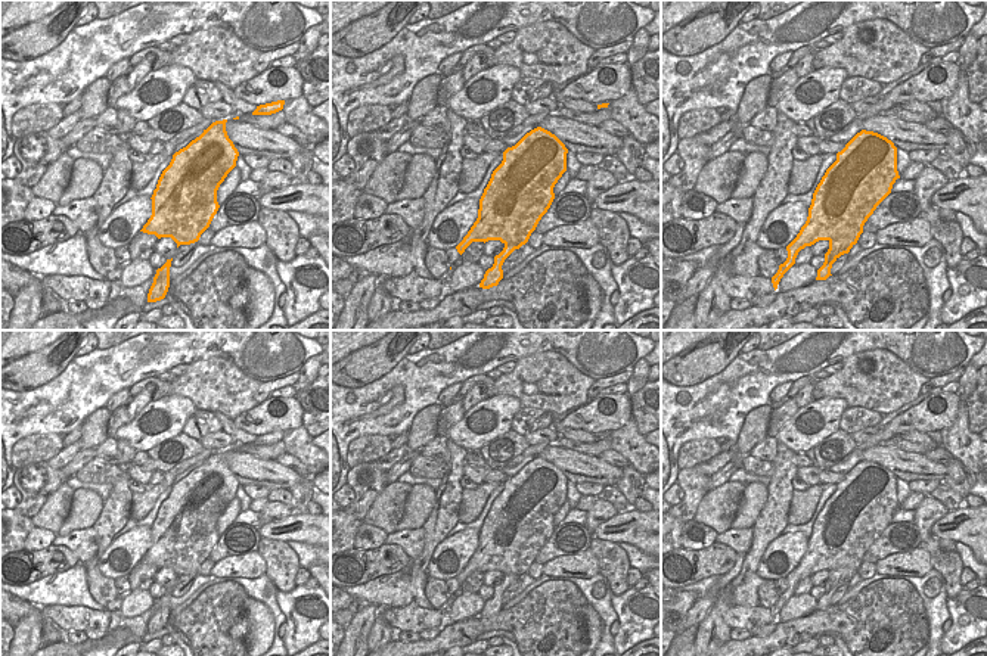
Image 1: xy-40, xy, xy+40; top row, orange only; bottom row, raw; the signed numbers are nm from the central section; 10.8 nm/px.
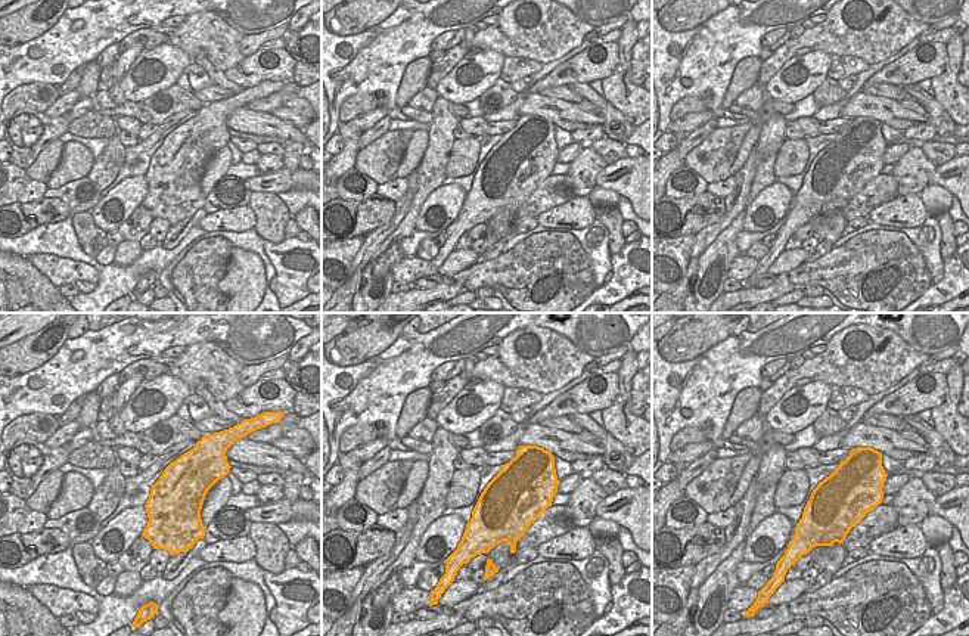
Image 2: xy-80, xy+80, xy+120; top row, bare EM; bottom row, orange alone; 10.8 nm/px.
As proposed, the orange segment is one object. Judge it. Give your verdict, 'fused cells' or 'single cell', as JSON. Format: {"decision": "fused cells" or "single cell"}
{"decision": "fused cells"}

